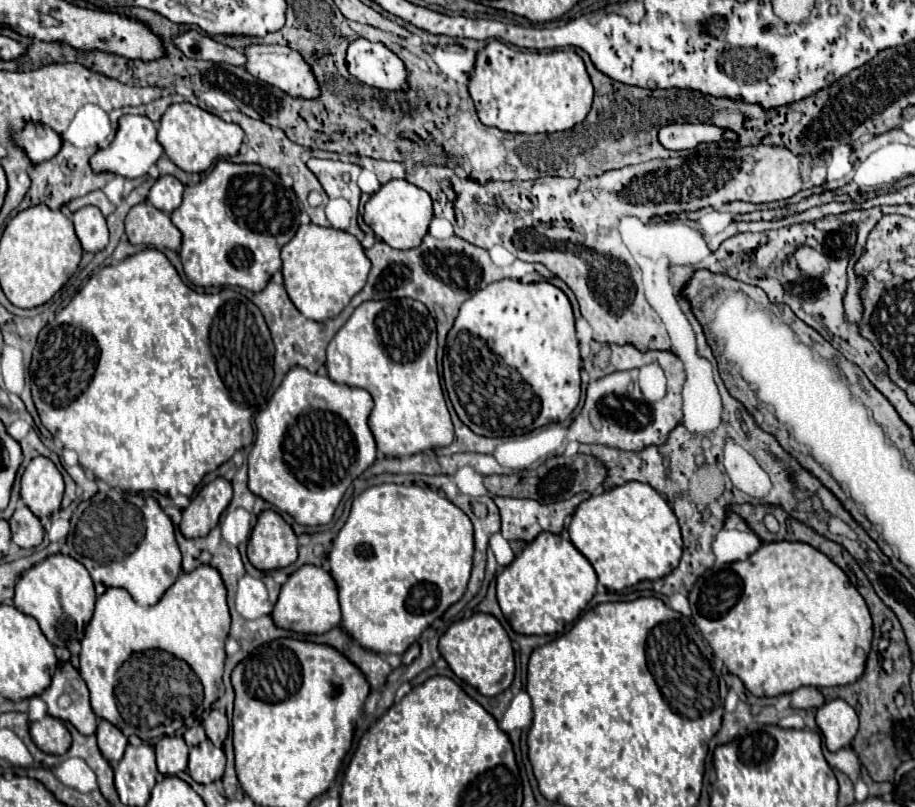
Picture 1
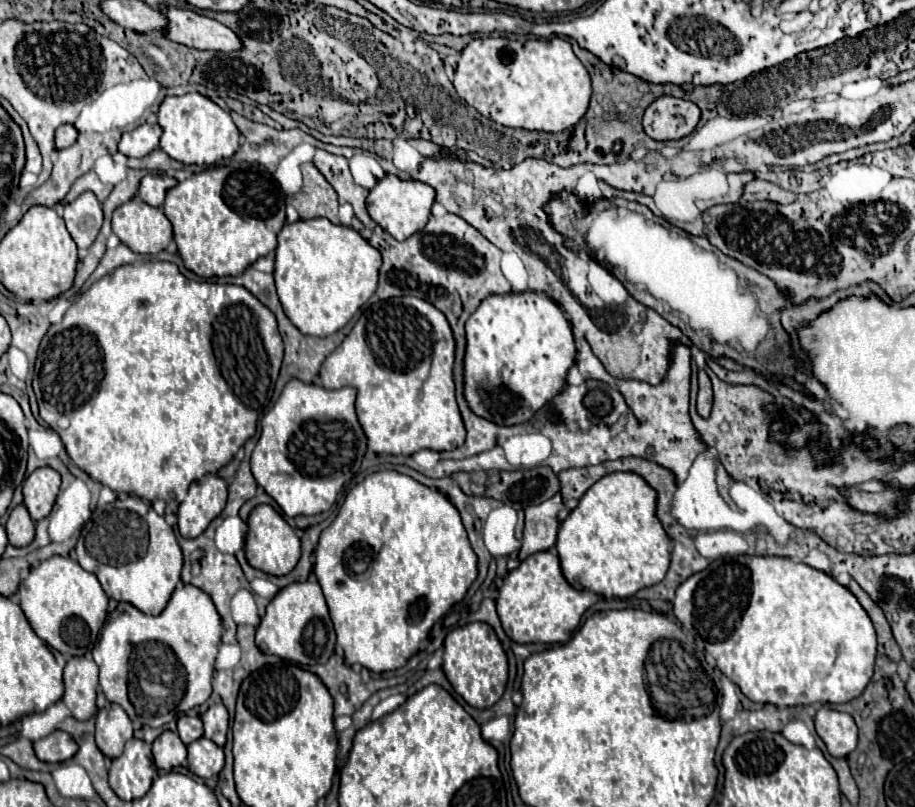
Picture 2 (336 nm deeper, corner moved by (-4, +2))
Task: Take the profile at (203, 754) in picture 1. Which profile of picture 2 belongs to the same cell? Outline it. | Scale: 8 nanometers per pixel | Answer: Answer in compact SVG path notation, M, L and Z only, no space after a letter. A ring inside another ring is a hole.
M199 738L197 742L191 742L187 746L189 756L189 770L199 778L211 778L217 776L223 768L223 748L219 748L209 738Z

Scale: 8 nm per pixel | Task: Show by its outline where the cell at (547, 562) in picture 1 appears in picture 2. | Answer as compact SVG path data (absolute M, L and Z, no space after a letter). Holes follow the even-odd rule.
M537 552L523 560L513 572L507 574L497 596L497 614L501 618L505 634L519 644L543 642L565 644L581 622L581 616L599 598L589 590L573 590L559 566L559 558L553 552Z

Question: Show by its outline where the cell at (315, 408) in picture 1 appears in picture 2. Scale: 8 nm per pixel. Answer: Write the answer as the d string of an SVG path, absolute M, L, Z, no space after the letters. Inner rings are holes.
M289 380L275 406L261 418L261 438L251 456L251 472L289 518L329 510L343 484L359 470L367 438L355 416L355 394L355 388L325 390Z

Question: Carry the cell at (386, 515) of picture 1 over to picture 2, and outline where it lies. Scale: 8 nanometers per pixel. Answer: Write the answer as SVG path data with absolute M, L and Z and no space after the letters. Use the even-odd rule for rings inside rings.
M383 470L383 472L373 472L369 474L363 482L355 484L349 494L345 496L345 502L343 506L339 508L335 520L319 534L319 542L317 542L317 548L315 548L315 566L313 566L313 572L317 576L317 582L319 586L323 588L323 594L325 594L325 600L327 600L327 606L329 606L329 612L331 612L331 620L333 620L333 628L335 628L335 634L337 634L337 642L343 646L345 650L345 664L347 666L363 666L375 674L381 674L381 672L389 672L389 670L397 670L397 668L403 668L407 664L407 660L417 654L419 650L421 640L427 639L431 633L433 624L457 602L463 600L463 596L467 594L469 586L473 584L473 580L477 578L477 556L469 544L469 538L467 538L467 532L463 528L463 522L461 522L461 516L457 514L457 508L449 502L449 498L445 498L443 494L439 494L437 490L431 490L423 484L419 484L417 480L405 476L405 474L399 474L395 470Z

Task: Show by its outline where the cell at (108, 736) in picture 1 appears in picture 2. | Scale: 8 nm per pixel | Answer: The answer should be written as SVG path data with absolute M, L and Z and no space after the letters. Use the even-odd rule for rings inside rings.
M109 704L101 708L95 718L95 726L97 746L109 758L121 756L125 742L133 738L133 724L119 704Z

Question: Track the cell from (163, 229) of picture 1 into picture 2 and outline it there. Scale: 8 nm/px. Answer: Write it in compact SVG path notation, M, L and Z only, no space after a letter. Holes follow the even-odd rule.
M137 196L121 204L113 212L113 232L119 236L123 244L127 244L133 252L139 252L139 254L159 254L173 240L173 228L167 216L163 214L163 210L141 202L141 198Z

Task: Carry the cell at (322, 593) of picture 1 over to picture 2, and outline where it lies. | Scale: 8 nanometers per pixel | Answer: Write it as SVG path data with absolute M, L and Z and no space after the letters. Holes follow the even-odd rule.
M295 582L279 590L257 626L255 644L263 654L273 654L299 666L325 664L335 650L335 630L321 586L317 582Z

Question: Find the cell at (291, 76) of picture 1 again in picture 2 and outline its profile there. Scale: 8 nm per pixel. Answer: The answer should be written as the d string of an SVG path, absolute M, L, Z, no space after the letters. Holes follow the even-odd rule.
M165 4L157 6L157 10L167 16L167 28L163 36L173 42L197 50L233 52L241 48L241 40L237 38L237 34L233 34L233 30L229 30L227 26L209 16L201 16L191 10Z

